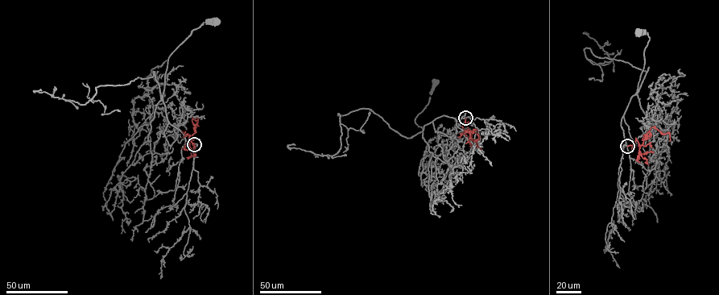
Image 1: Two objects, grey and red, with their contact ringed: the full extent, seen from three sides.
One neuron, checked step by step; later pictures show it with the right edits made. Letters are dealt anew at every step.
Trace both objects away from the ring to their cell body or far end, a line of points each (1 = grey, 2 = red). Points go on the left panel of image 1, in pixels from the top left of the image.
1: (194, 144), (191, 149), (183, 135), (167, 119), (163, 97), (167, 60), (192, 30), (204, 22), (216, 22)
2: (194, 144), (189, 137), (188, 140), (195, 132), (192, 119), (198, 118), (197, 126)

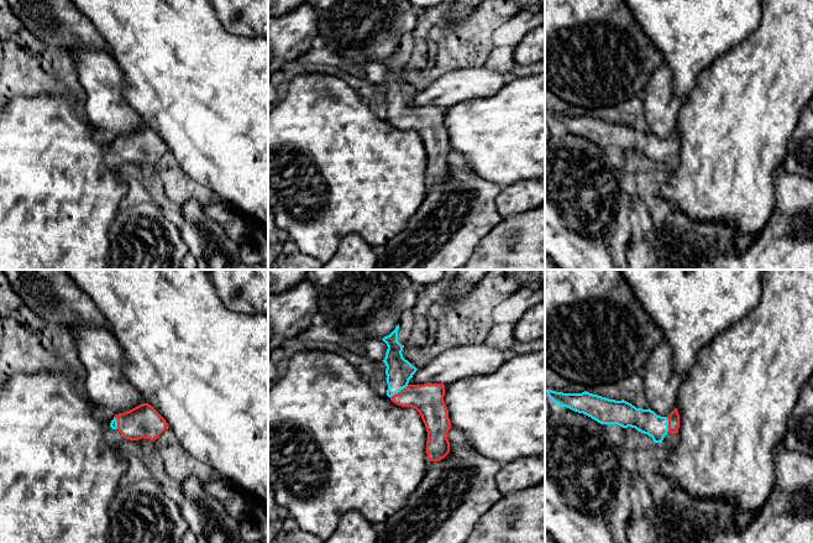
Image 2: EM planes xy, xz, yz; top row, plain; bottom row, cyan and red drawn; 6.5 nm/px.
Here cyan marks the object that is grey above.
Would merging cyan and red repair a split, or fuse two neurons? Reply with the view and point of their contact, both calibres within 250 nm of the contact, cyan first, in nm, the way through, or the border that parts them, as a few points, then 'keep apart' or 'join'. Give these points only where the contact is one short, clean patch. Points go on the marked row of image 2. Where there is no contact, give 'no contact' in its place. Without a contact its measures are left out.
xz (398, 392) | 170/200 nm | across xz (399, 371), (398, 392), (428, 400) | join

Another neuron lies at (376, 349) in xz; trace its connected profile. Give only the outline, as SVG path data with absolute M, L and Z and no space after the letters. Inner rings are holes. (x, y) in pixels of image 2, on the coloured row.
M382 339L366 340L363 344L367 356L371 360L376 362L381 362L384 360L388 346Z

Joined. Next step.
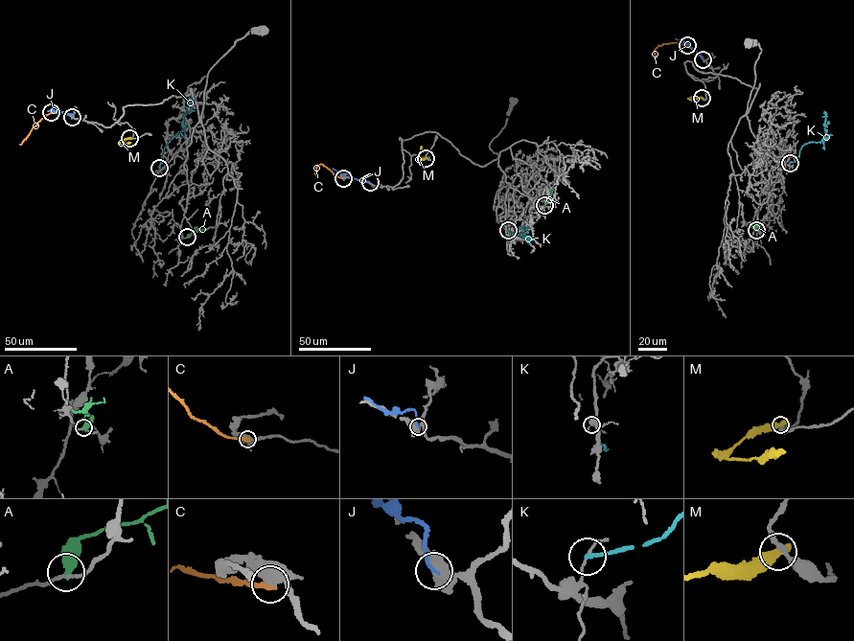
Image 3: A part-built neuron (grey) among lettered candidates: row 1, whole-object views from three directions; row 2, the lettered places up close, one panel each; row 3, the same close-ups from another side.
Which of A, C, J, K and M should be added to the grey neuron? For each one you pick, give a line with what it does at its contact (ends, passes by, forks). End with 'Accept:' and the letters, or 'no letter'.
Accept: no letter

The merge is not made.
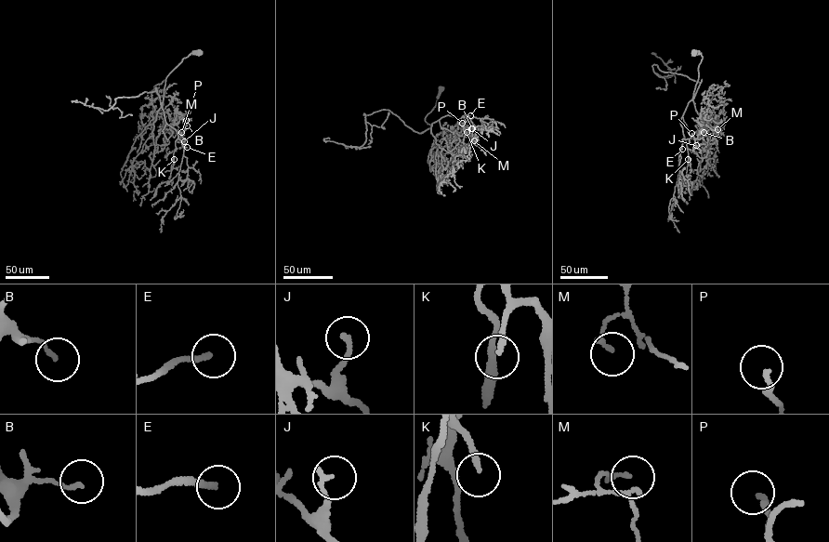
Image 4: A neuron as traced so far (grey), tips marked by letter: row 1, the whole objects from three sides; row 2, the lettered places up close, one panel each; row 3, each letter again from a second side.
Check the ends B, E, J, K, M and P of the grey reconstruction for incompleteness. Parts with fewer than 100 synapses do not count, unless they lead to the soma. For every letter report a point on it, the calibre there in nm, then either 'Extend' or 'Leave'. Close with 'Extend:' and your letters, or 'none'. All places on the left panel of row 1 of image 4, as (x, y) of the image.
B: Place: (187, 125). Thickness 110 nm. Leave
E: Place: (187, 147). Thickness 170 nm. Extend
J: Place: (184, 141). Thickness 170 nm. Leave
K: Place: (174, 159). Thickness 170 nm. Extend
M: Place: (186, 120). Thickness 130 nm. Leave
P: Place: (181, 132). Thickness 160 nm. Leave
Extend: E, K

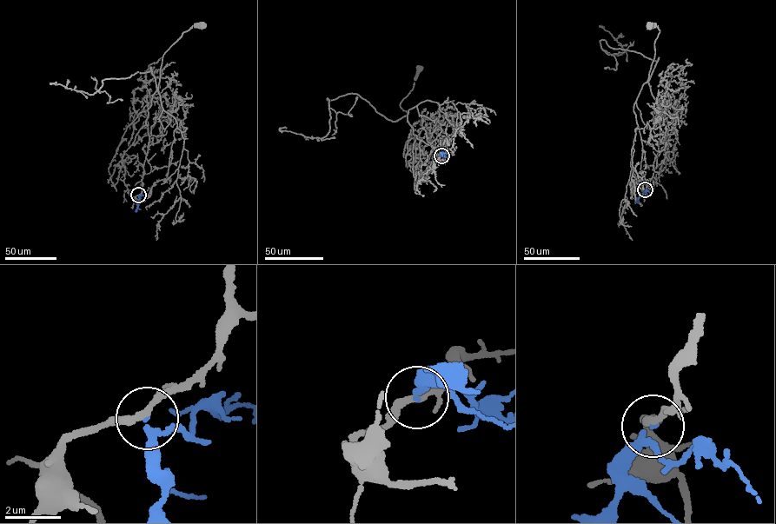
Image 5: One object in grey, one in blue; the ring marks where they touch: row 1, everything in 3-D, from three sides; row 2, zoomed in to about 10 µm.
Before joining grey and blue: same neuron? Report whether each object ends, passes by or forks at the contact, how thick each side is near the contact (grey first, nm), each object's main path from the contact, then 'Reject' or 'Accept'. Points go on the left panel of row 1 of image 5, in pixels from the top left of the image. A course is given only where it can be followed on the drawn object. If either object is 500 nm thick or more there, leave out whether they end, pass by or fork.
At the ring grey passes by. At the ring blue passes by. Thickness 240 nm (grey) against 150 nm. Course of grey: (138, 195), (149, 145), (145, 121), (153, 95), (157, 89), (162, 56), (183, 32), (192, 25), (202, 25). Course of blue: (138, 195), (139, 202), (135, 209). Reject

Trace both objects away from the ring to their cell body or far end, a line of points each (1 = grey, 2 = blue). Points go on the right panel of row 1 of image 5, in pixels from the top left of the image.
1: (645, 189), (656, 166), (660, 134), (657, 102), (647, 81), (659, 30), (657, 25), (649, 26)
2: (645, 189), (634, 202)

